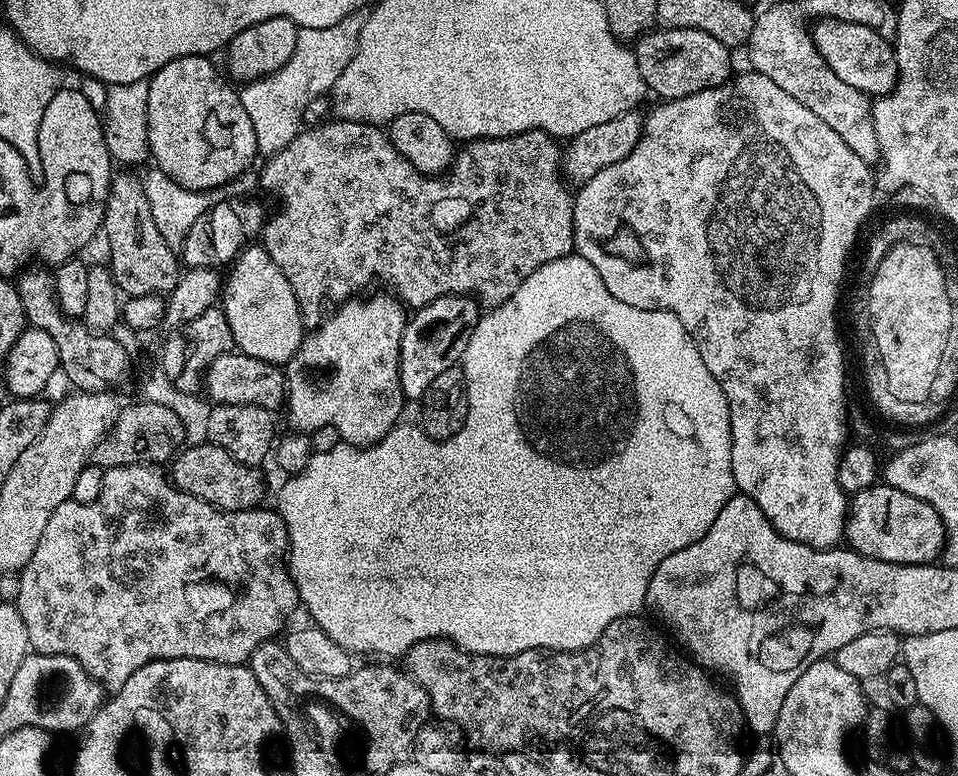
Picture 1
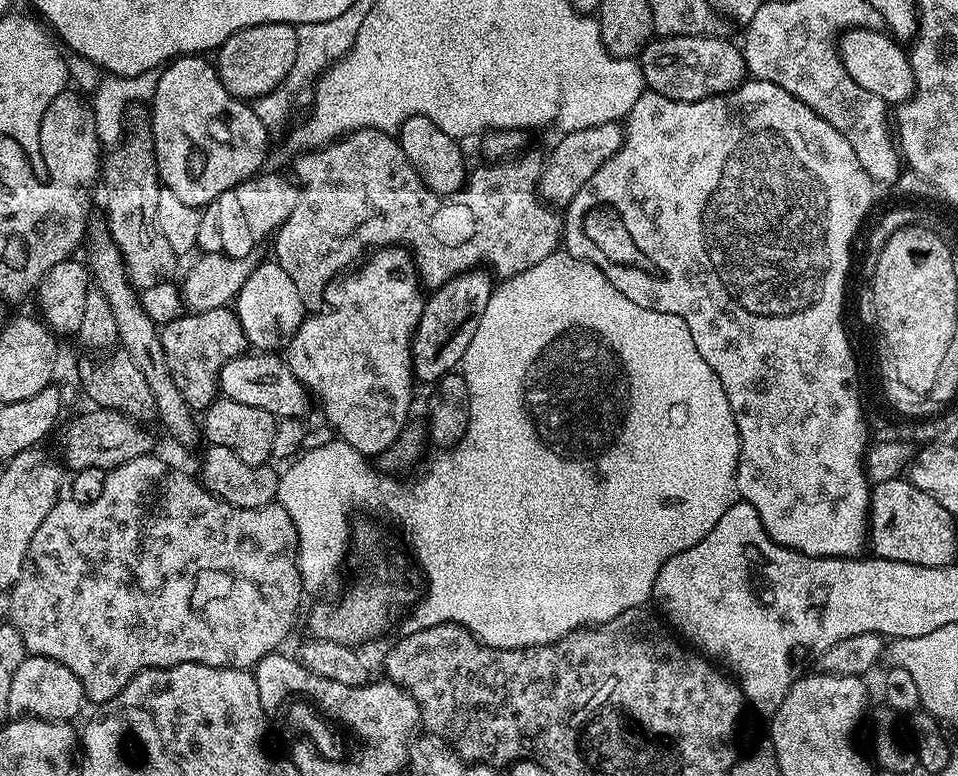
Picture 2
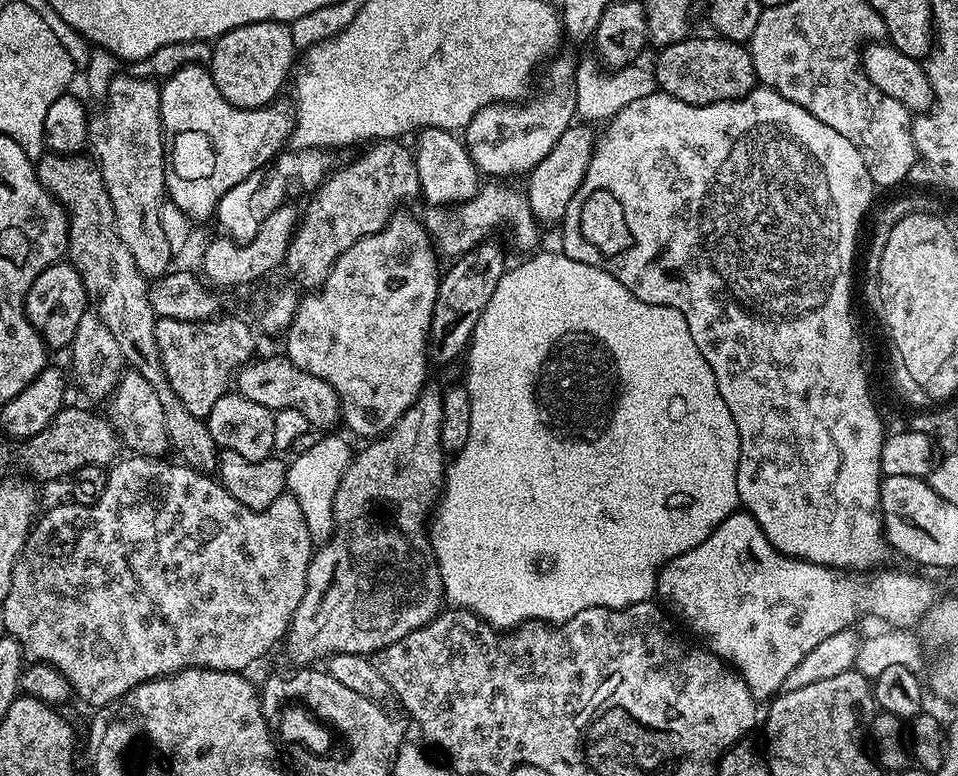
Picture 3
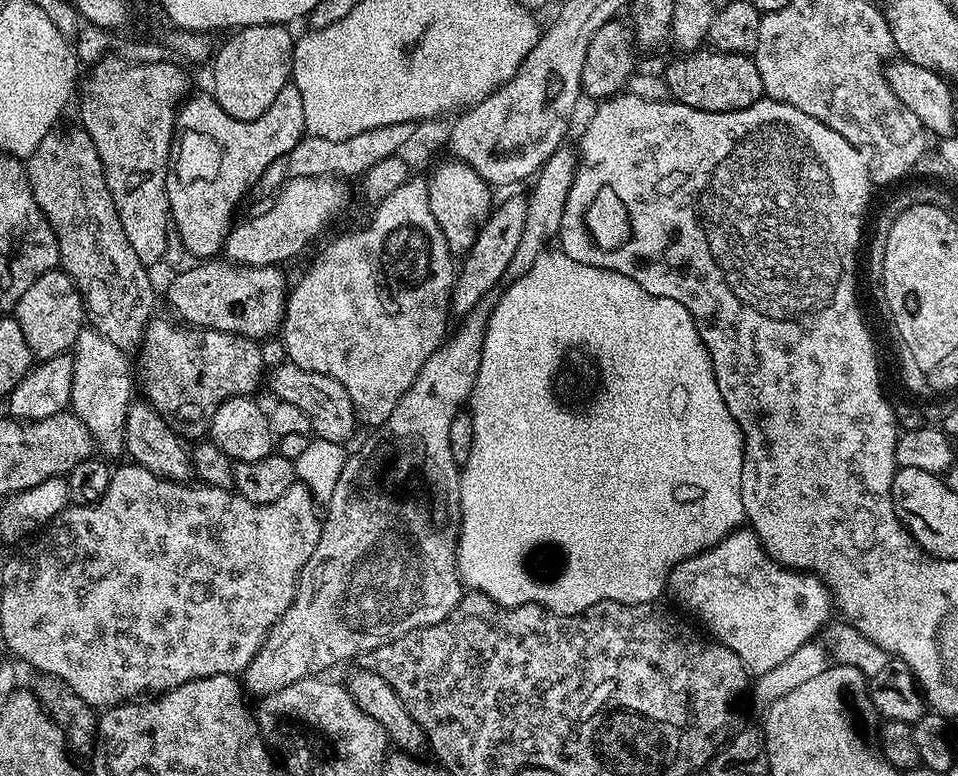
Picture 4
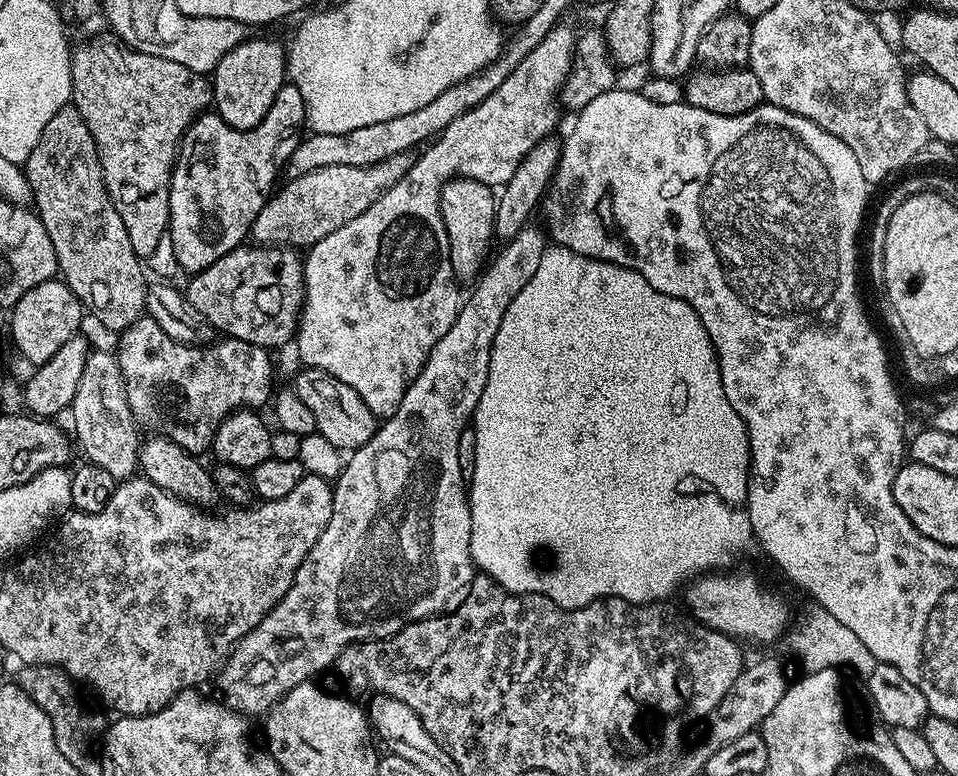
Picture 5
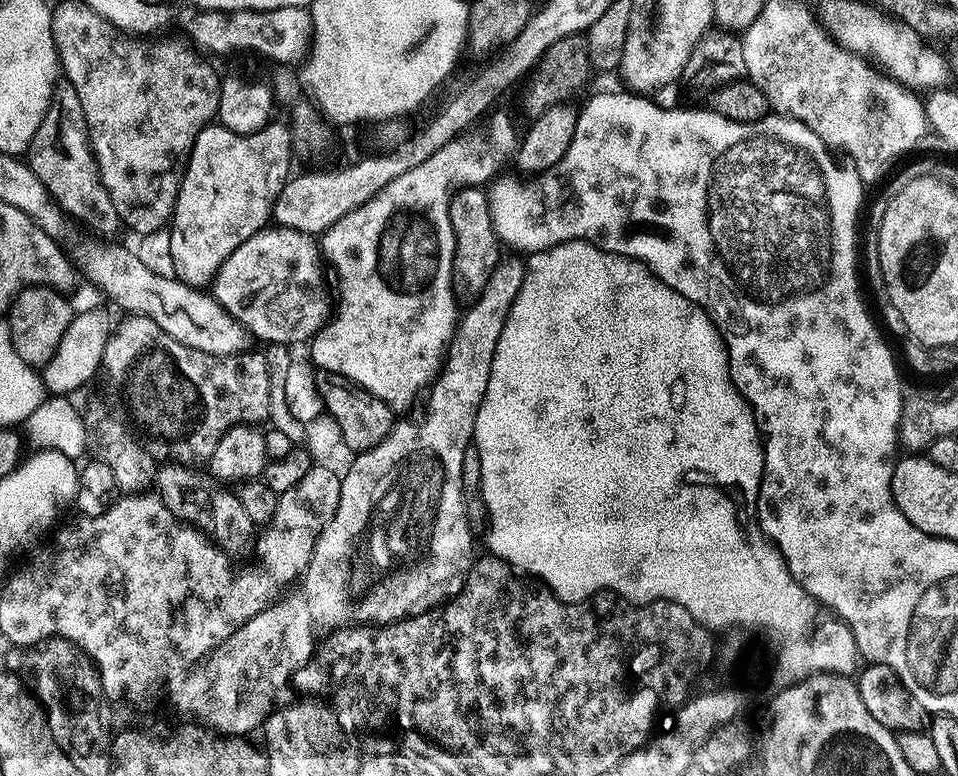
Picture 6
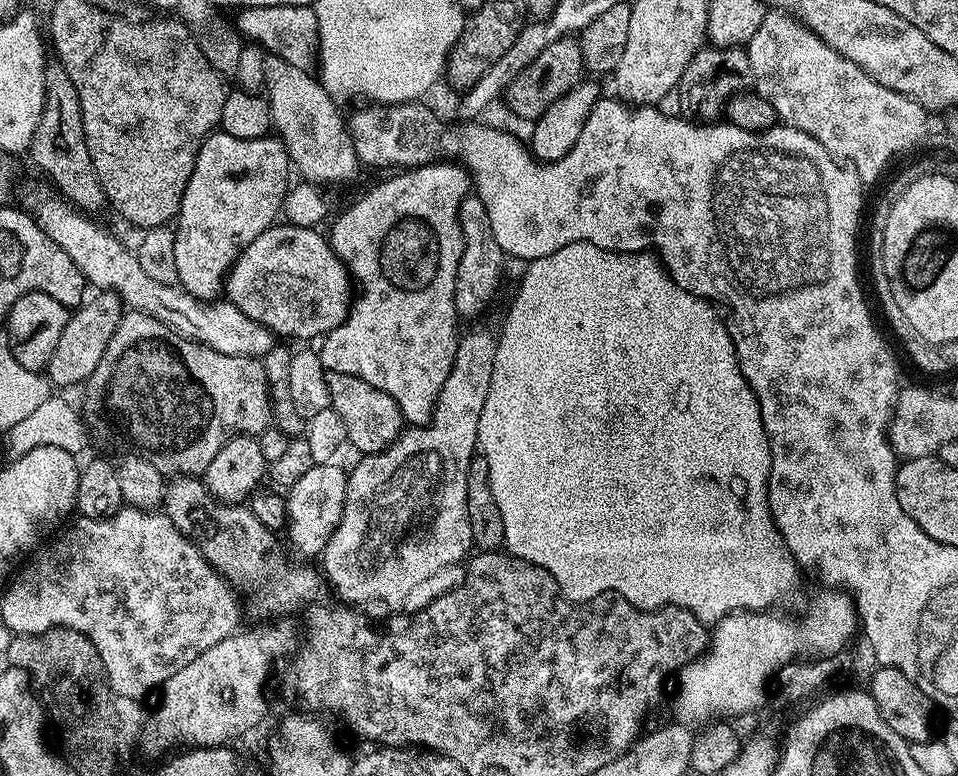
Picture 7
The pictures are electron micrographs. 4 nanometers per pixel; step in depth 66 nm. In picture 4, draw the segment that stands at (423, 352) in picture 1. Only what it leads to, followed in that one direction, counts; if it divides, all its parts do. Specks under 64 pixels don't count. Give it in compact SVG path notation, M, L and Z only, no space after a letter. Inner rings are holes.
M527 195L508 196L504 201L499 201L498 206L493 207L488 213L488 219L480 225L476 233L476 241L474 246L466 253L459 261L458 271L455 273L452 281L452 303L450 305L453 313L457 312L457 317L463 318L474 309L484 299L487 292L492 291L500 282L500 279L505 279L510 266L510 258L514 258L514 250L518 250L518 242L522 242L522 230L526 230L526 206L528 205Z

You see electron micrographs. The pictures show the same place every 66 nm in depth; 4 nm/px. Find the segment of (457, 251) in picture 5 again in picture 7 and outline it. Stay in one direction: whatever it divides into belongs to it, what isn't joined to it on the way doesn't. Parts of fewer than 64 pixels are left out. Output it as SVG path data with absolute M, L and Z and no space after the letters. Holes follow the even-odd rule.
M469 194L460 201L456 208L456 223L459 224L464 239L464 249L456 267L454 306L457 317L464 318L478 315L491 302L496 286L500 282L500 271L504 268L506 257L490 230L490 218L479 196Z

